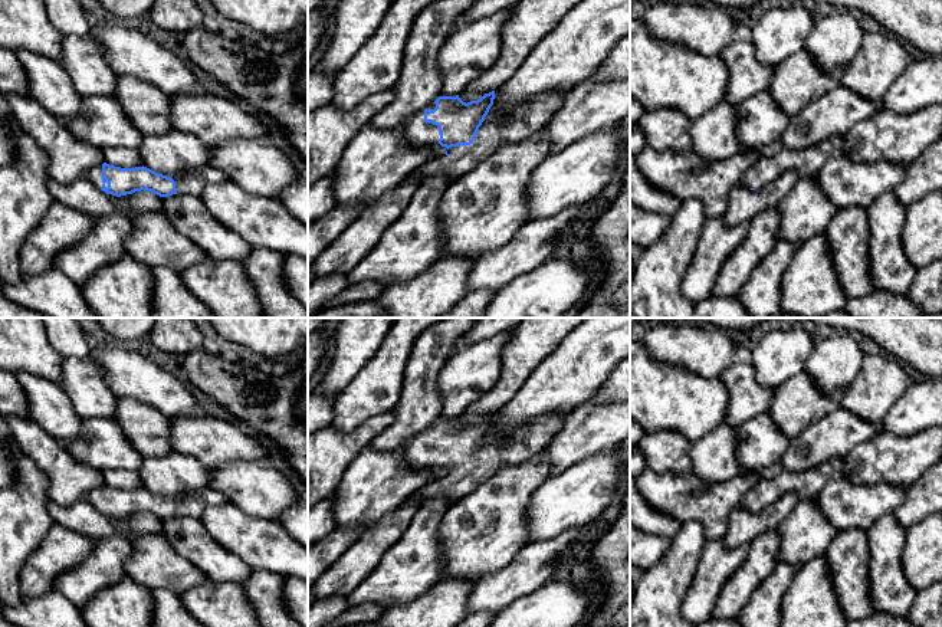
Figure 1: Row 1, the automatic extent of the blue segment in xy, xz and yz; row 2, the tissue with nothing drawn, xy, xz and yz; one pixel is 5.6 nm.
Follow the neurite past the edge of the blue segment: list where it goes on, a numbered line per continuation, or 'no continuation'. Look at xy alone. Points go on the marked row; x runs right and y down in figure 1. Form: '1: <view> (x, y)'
1: xy (95, 173)

